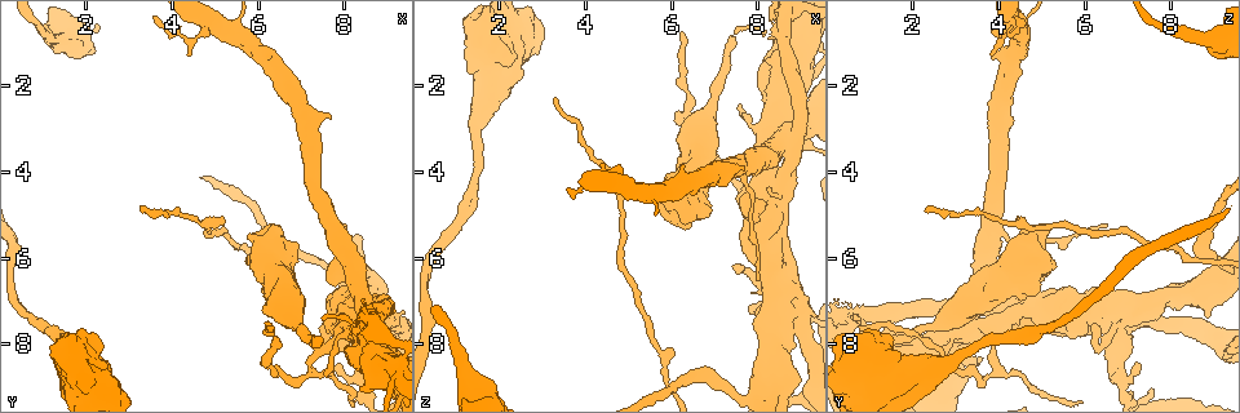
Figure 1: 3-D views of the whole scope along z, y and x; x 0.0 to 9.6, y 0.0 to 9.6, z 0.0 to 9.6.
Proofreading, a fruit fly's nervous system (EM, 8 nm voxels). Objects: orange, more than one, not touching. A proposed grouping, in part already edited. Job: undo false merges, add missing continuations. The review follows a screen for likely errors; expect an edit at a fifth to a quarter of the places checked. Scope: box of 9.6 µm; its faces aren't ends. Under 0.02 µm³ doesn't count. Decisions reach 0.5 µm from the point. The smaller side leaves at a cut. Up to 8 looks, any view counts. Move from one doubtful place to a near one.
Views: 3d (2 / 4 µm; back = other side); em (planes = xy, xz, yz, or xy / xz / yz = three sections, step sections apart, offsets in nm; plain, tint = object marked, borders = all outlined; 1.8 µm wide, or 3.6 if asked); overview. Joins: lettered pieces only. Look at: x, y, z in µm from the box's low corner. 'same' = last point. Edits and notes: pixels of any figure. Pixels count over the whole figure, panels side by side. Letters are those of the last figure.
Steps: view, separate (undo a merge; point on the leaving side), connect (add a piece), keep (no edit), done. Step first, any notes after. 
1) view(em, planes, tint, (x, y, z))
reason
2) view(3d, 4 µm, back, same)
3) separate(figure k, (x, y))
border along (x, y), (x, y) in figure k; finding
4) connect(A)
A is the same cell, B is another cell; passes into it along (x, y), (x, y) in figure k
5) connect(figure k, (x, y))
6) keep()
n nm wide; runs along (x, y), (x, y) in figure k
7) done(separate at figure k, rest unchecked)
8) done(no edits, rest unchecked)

view(em, 3.6 µm, planes, borders, (9.15, 8.35, 3.25))
looks like a crossing

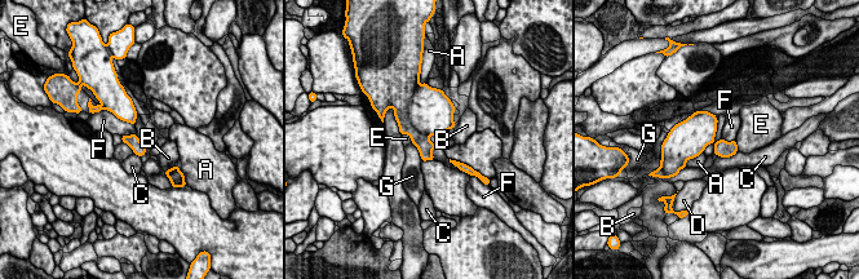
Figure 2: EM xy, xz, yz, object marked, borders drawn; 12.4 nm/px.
separate(figure 2, (428, 114))
A, B, C, D, E, F and G are other cells; border along (408, 102), (410, 122), (429, 136) in figure 2; two neurons meet here

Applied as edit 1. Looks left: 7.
view(overview)

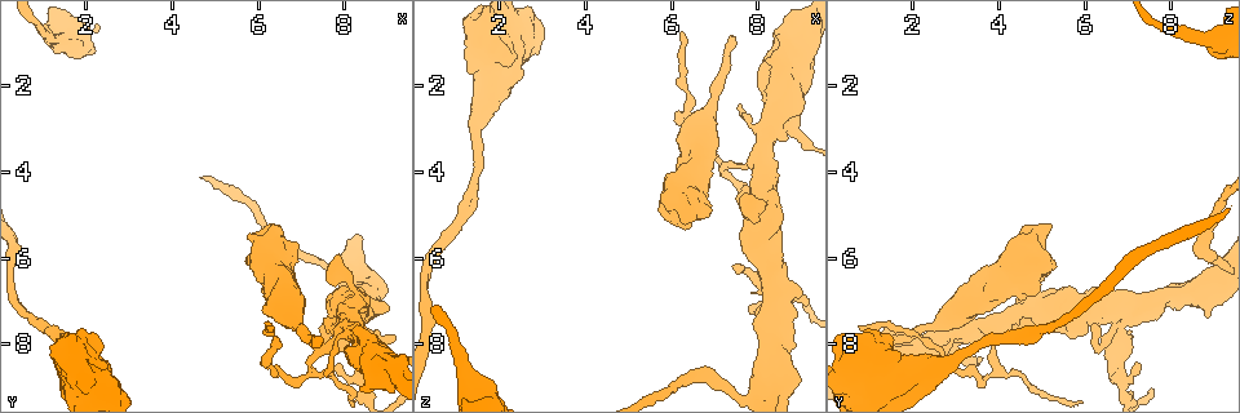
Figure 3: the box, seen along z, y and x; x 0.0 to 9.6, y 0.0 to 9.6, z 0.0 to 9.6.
view(3d, 4 µm, (7.45, 8.10, 0.85))
long arm stops here

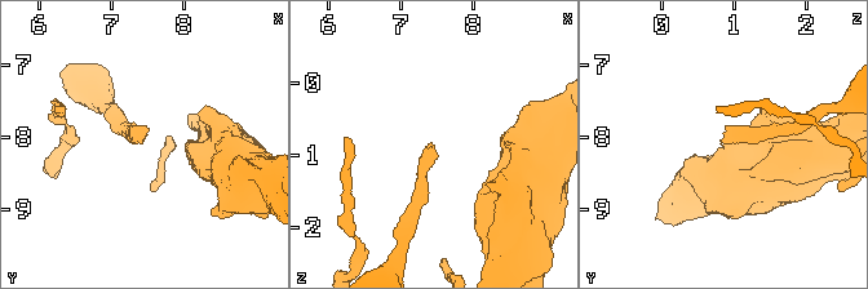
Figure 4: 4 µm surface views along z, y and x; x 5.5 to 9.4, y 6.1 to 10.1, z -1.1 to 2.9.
view(em, planes, borders, (7.45, 8.10, 0.90))

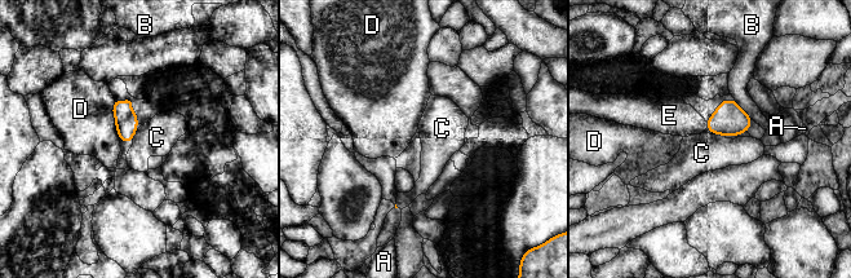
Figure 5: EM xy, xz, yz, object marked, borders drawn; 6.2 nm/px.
connect(E)
E is the same cell, A, B, C and D are other cells; the neuron continues

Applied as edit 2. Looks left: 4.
view(overview)

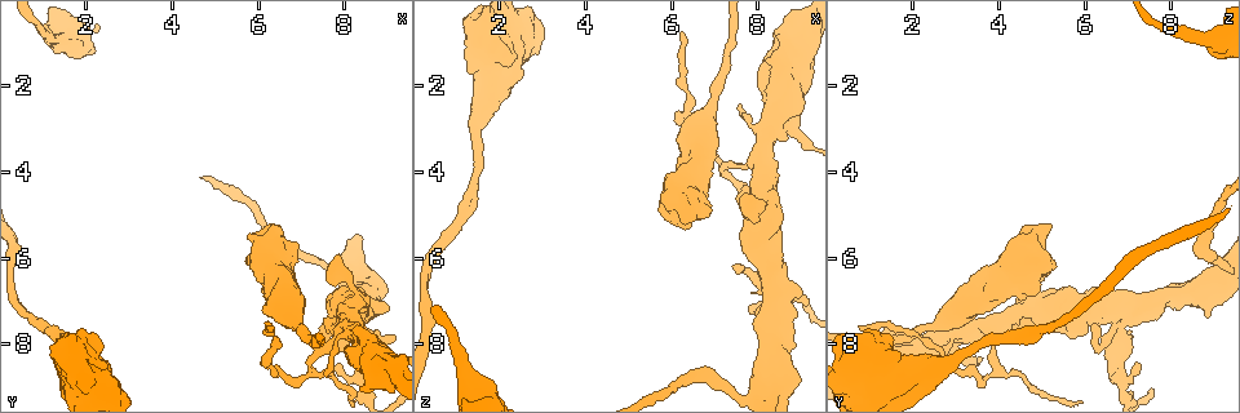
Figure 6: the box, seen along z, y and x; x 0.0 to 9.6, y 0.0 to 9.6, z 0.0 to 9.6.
view(3d, 4 µm, (1.35, 0.95, 9.05))
calibre changes

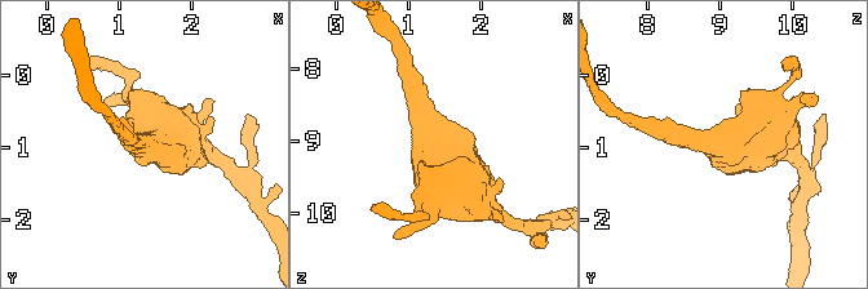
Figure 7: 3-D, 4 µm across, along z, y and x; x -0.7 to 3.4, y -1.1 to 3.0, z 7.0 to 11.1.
view(em, 3.6 µm, xz, step 16, borders, (1.40, 0.95, 9.05))
now the EM

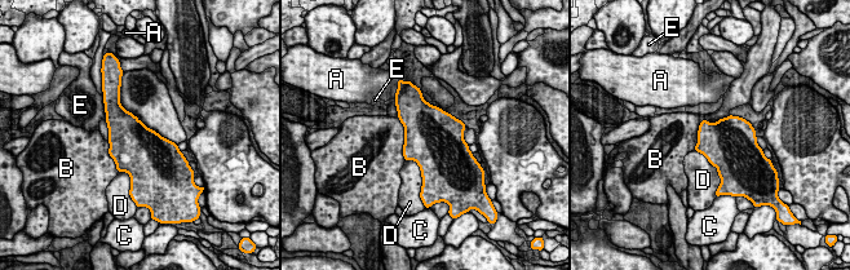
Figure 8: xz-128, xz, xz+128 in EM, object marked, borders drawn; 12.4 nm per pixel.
keep()
500 nm wide; A, B, C, D and E are other cells; border along (729, 114), (702, 120), (693, 150) in figure 8; all the same neuron

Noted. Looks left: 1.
done(separate at figure 2, connect at figure 5, rest unchecked)

